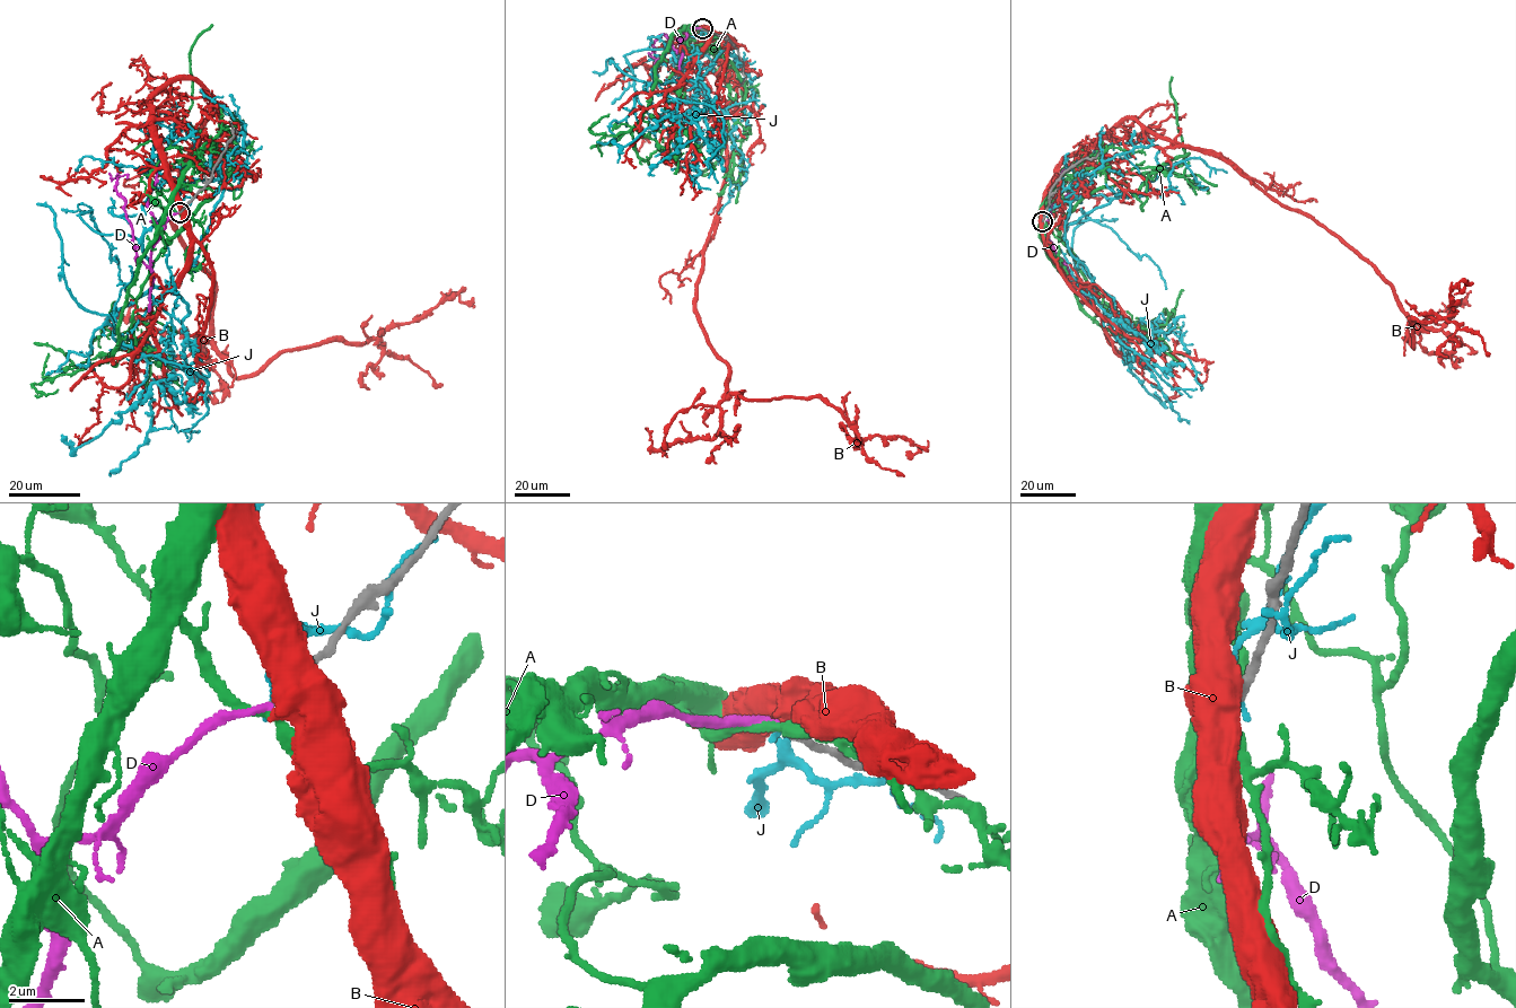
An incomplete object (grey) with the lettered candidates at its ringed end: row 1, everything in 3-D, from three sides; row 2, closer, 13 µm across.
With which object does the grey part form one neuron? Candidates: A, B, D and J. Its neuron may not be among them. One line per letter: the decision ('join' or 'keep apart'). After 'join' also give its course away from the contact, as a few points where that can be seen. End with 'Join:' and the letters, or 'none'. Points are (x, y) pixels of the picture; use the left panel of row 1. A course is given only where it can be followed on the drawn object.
A: keep apart
B: keep apart
D: join | via (180, 212), (158, 226), (147, 265), (138, 256), (125, 201), (115, 189), (117, 178), (126, 178)
J: keep apart
Join: D

